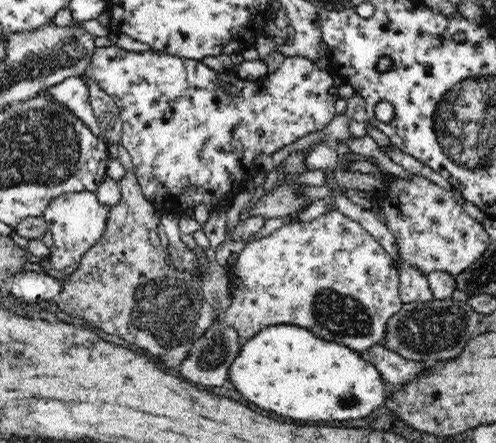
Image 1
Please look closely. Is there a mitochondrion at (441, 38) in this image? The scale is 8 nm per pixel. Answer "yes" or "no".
no

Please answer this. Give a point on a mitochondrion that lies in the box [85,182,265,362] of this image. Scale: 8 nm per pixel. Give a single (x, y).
(165, 309)

